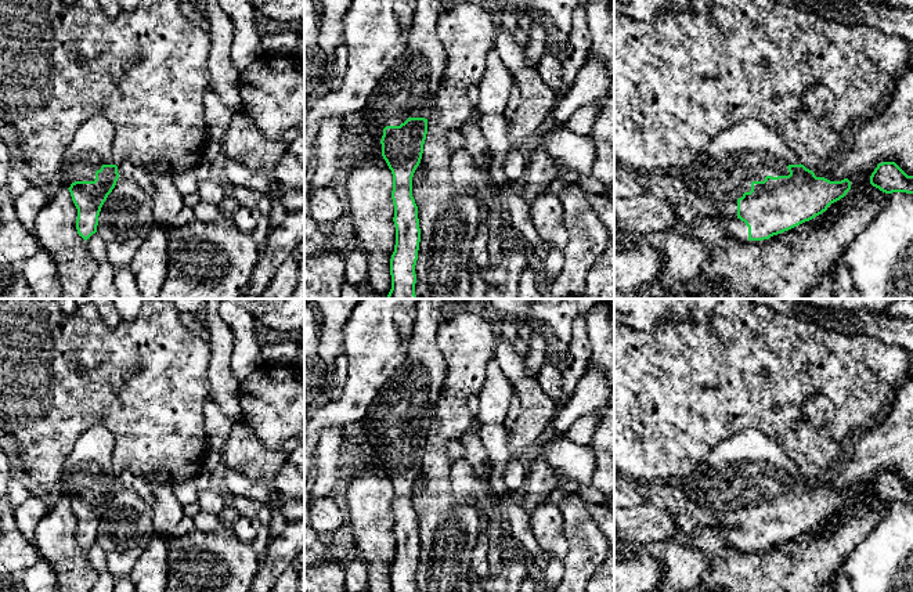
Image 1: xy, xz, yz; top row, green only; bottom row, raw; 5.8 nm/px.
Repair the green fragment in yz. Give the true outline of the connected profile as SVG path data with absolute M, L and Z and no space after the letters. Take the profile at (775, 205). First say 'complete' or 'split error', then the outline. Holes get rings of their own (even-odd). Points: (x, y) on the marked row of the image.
split error | M746 119L715 137L697 159L678 173L688 183L688 203L697 219L722 219L728 234L740 241L764 241L815 219L851 189L851 181L816 177L800 163L775 129L759 119Z

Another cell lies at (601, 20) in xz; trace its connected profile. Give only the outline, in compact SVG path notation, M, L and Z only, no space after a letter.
M588 0L587 22L591 39L588 58L599 58L607 69L611 83L600 104L614 97L614 14L610 6L614 0Z

